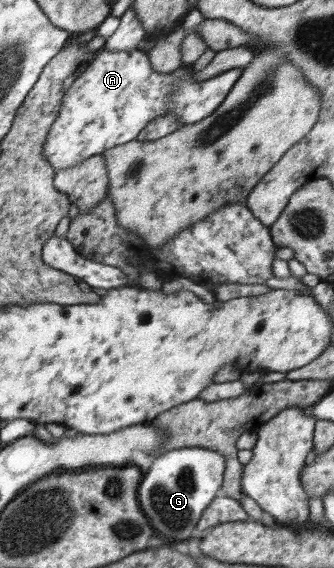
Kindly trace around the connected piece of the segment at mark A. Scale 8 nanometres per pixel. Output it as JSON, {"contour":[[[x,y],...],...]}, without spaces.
{"contour":[[[104,45],[64,92],[60,112],[50,126],[41,153],[58,171],[78,166],[94,155],[136,140],[142,129],[158,115],[172,113],[180,126],[202,121],[220,107],[242,72],[243,68],[230,69],[198,81],[192,78],[190,72],[180,76],[156,72],[148,54],[138,47],[112,52]]]}

